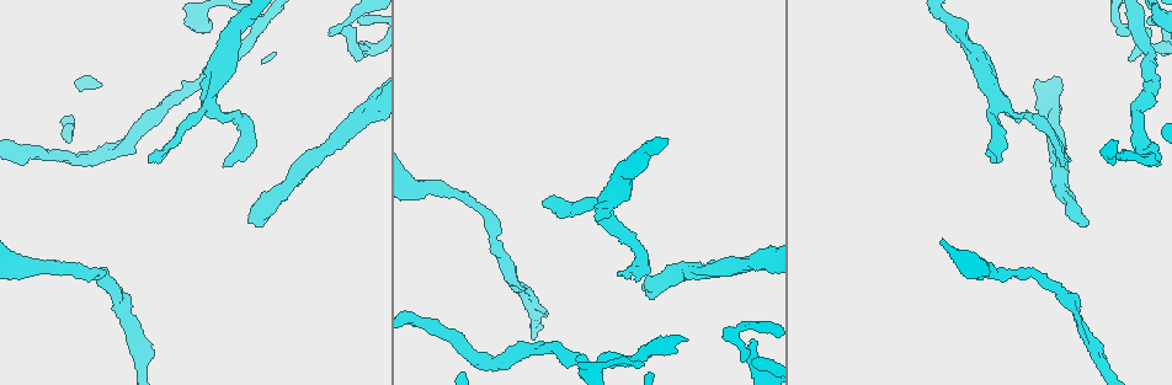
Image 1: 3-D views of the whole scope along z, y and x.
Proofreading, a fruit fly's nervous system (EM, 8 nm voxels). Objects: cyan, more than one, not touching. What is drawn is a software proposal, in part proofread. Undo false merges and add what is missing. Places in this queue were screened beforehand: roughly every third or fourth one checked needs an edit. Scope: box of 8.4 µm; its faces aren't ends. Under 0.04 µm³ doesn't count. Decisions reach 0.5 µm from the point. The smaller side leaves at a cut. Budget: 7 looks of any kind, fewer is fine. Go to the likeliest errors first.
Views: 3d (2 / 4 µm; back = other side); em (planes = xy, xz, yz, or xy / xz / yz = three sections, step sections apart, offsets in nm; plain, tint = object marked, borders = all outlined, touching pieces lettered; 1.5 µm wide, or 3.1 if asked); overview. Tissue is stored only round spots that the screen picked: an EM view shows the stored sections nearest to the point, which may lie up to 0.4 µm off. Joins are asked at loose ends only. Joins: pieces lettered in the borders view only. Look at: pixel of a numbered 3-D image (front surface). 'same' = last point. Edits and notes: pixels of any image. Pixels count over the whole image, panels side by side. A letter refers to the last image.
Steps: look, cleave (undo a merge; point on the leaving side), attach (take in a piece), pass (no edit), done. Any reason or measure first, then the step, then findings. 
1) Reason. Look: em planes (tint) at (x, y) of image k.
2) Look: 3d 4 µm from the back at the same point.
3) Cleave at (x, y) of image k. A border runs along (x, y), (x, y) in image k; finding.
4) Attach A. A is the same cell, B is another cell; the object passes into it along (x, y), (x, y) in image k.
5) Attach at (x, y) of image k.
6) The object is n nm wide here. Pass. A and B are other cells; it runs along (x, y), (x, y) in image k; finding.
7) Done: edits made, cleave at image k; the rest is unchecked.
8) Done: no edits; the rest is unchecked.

Thin end. Look: em xy step 8 (tint) at (149, 161) of image 1.

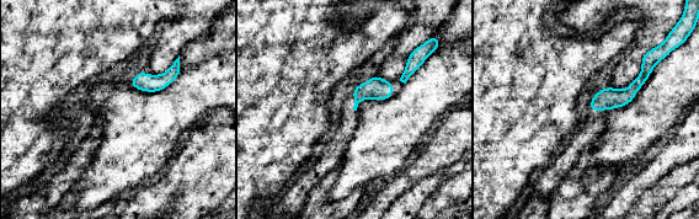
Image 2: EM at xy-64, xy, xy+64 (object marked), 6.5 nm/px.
Look: em planes (borders) at the same point.

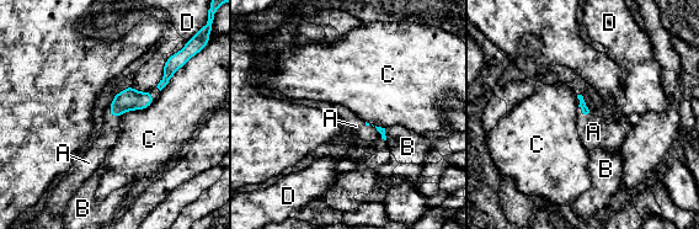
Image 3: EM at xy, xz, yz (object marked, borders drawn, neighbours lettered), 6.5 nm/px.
The longest contact is with C, 260 nm. Attach at (99, 145) of image 3. A is the same cell, B, C and D are other cells; the object passes into it along (128, 100), (110, 116), (99, 145) in image 3; it goes on there.

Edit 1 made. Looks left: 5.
See it whole again. Look: overview.

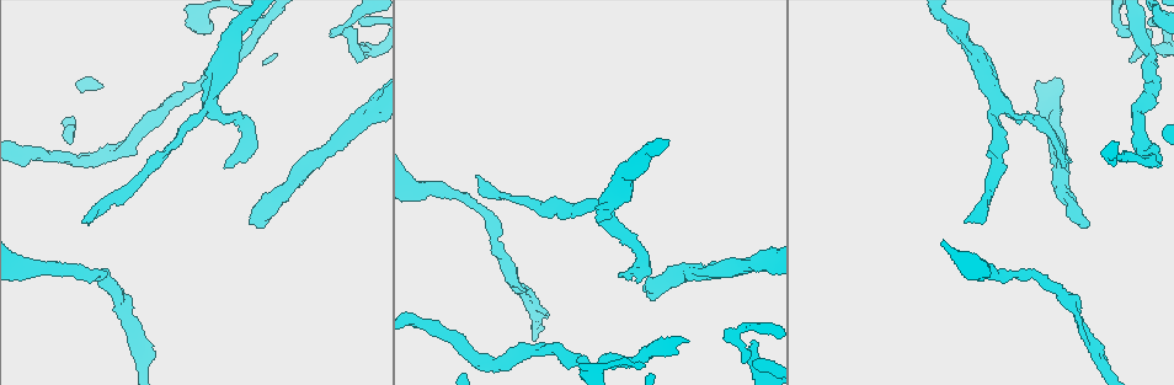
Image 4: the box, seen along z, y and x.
Free end. Look: em planes (borders) at (964, 223) of image 4.

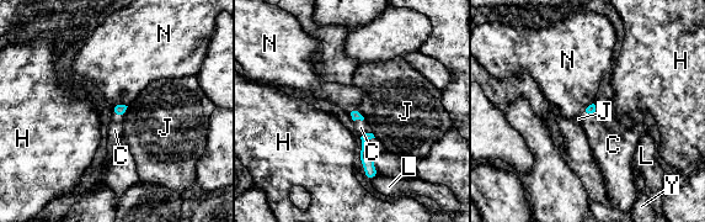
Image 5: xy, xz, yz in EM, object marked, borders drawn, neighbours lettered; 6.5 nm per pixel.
Attach at (361, 127) of image 5. C is the same cell, H, J, L, N and Y are other cells; the object passes into it along (366, 156), (361, 137), (361, 127) in image 5; the cell continues.

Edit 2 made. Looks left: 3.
See it whole again. Look: overview.

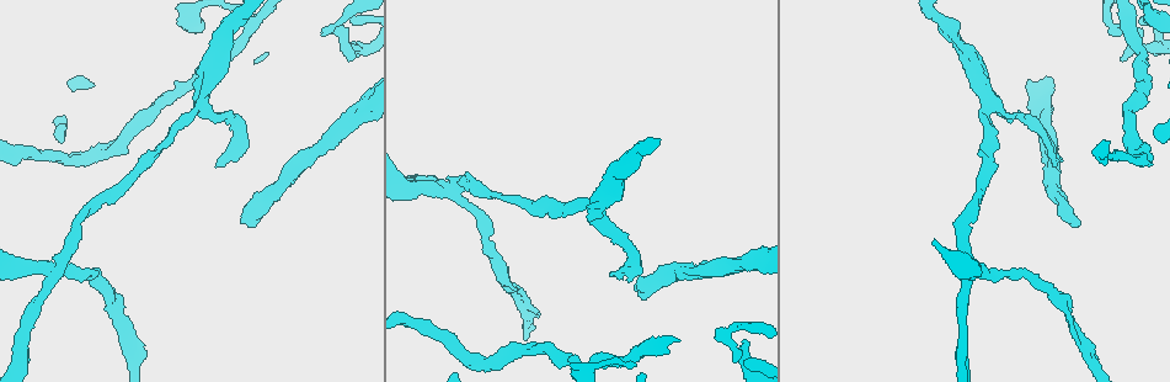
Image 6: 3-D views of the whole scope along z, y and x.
Branch point. Look: em planes (borders) at (202, 101) of image 6.

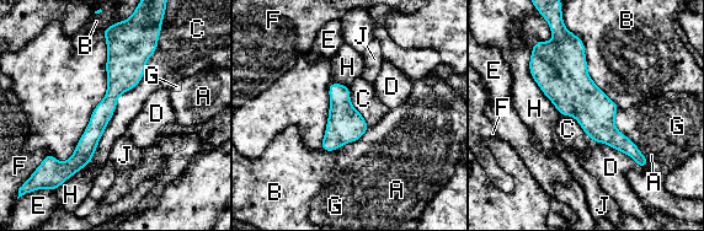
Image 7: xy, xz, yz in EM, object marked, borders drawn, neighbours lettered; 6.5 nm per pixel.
Pass. A, B, C, D, E, F, G, H and J are other cells; a border runs along (158, 44), (91, 157) in image 7; one cell here.

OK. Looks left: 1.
Done: edits made, attach at image 3, attach at image 5; the rest is unchecked.

